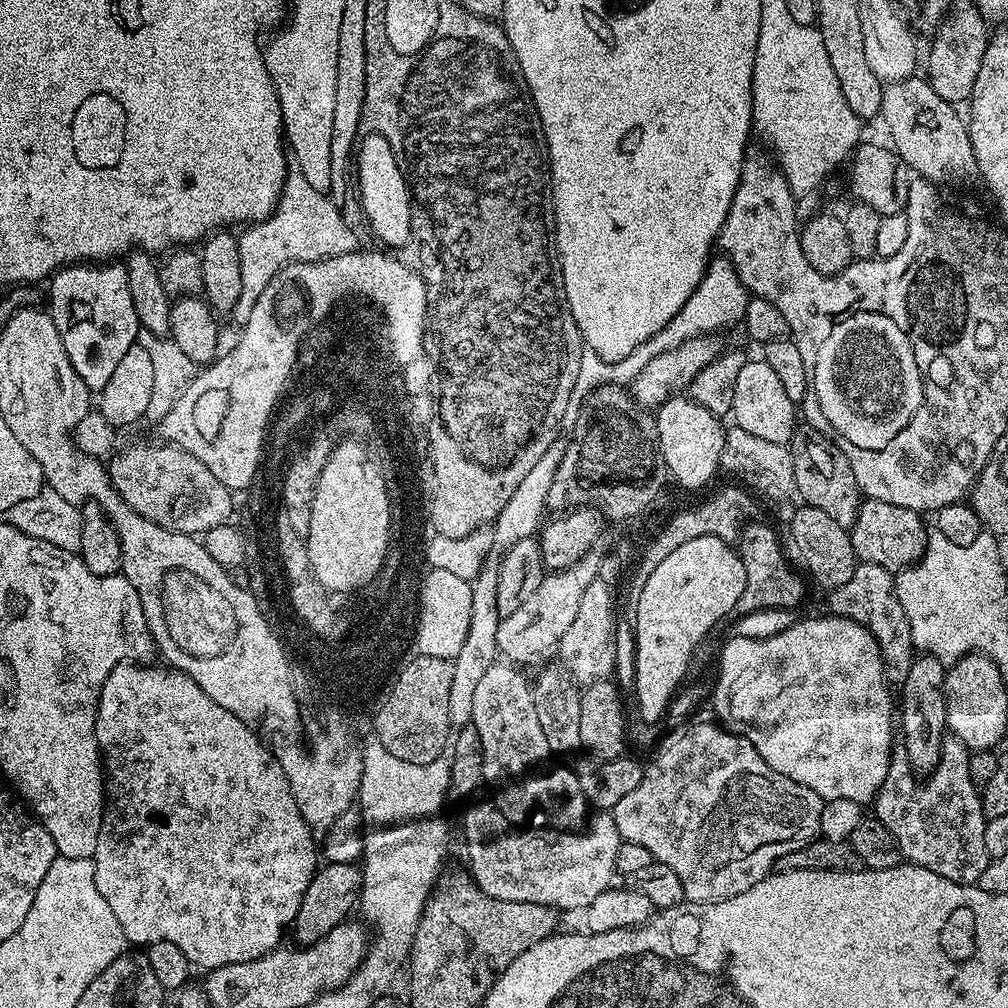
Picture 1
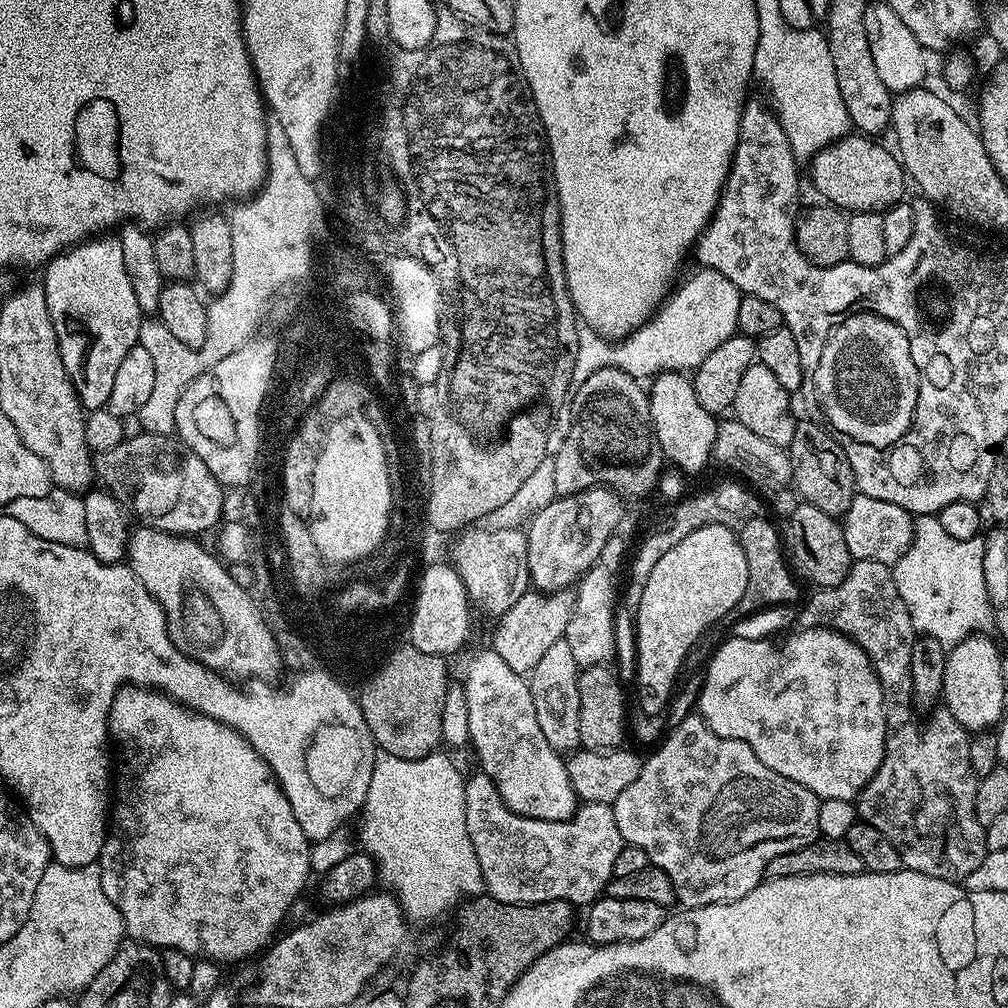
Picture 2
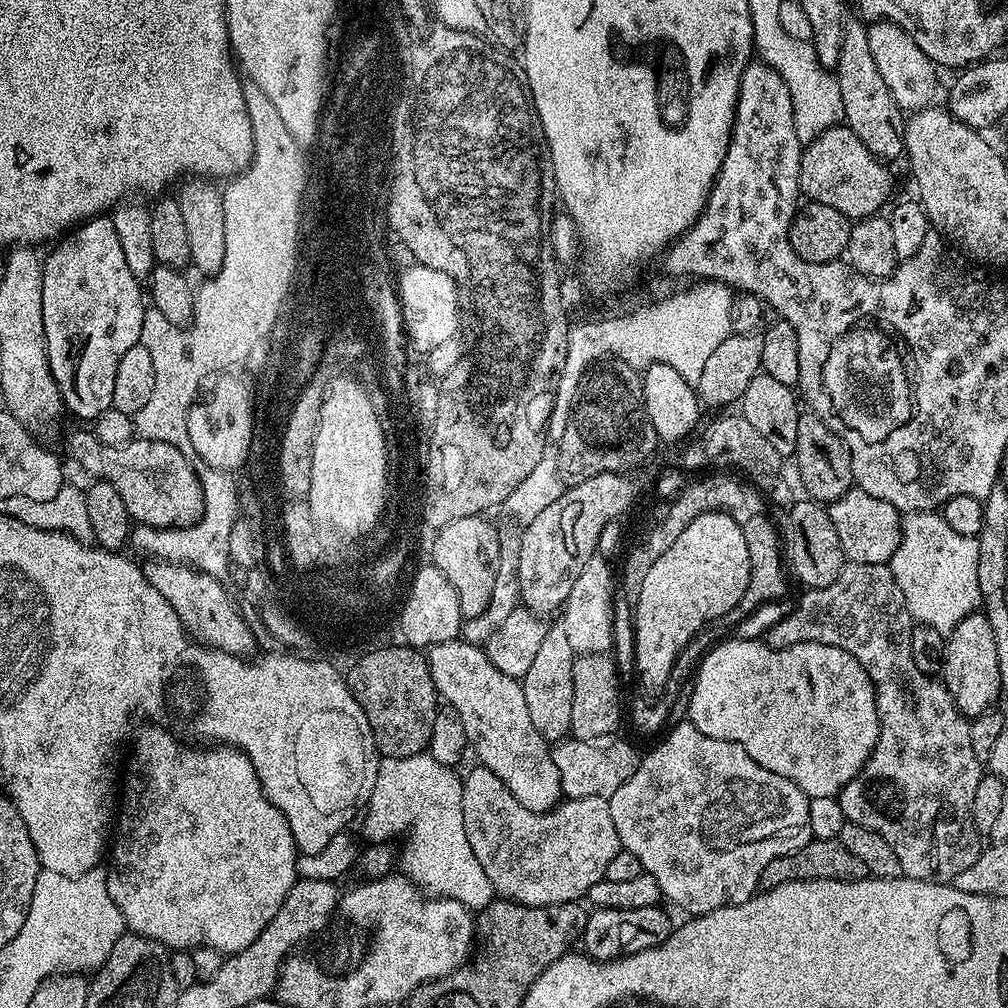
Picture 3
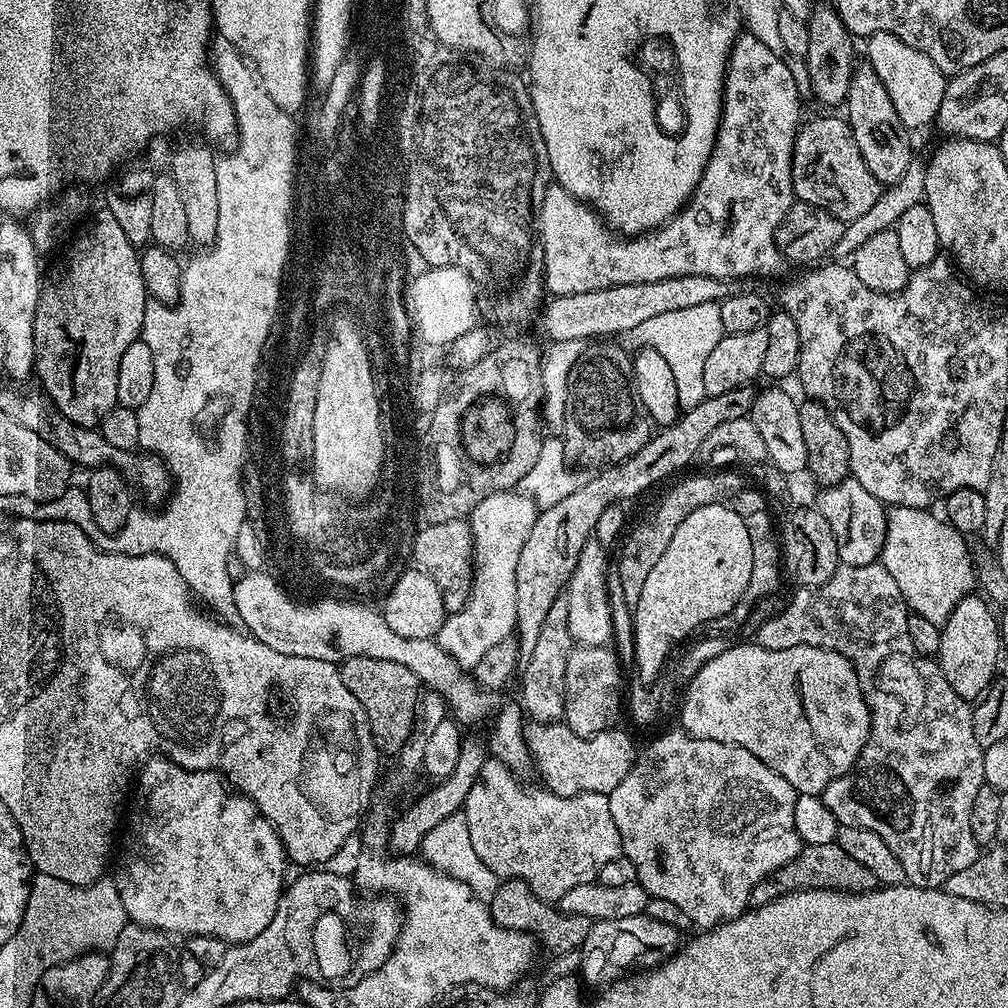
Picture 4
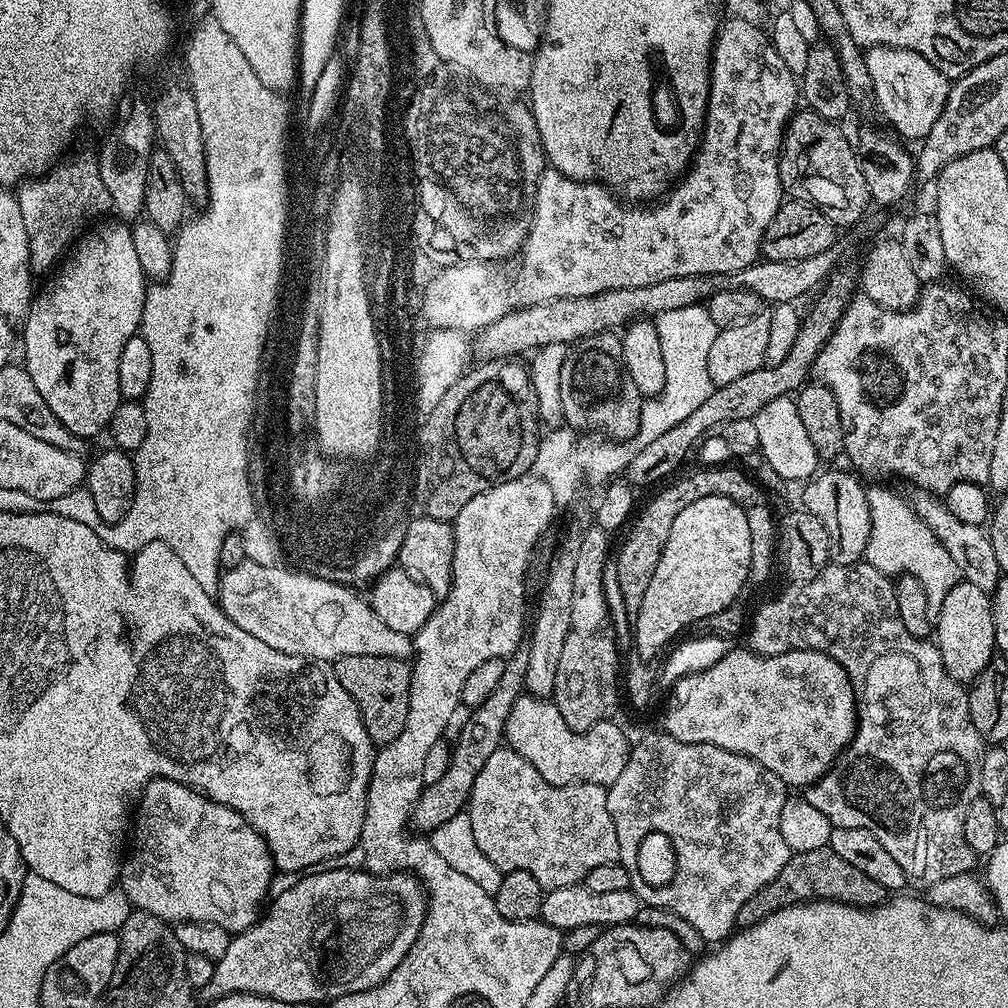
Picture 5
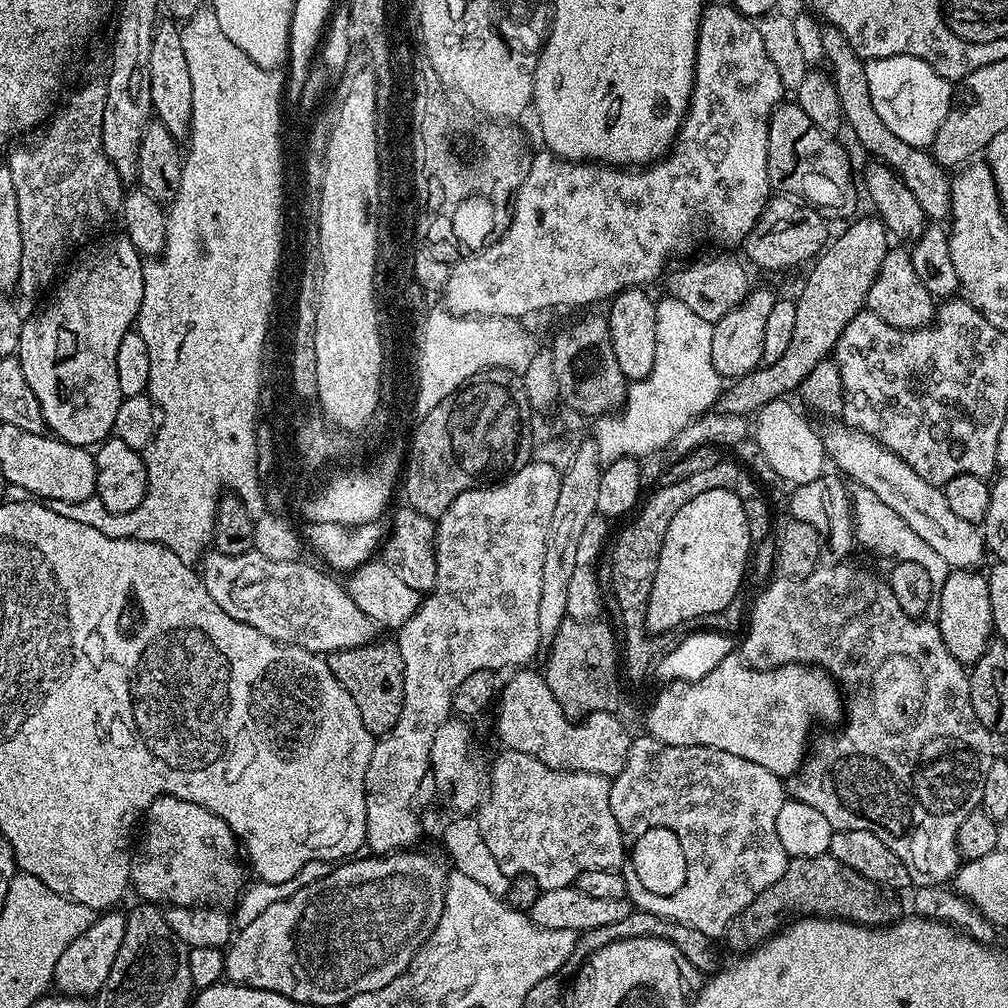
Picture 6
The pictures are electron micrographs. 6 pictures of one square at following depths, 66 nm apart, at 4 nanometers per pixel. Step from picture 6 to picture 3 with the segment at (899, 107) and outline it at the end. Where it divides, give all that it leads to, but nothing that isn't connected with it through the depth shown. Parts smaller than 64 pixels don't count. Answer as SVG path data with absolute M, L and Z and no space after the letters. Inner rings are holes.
M873 20L867 25L870 38L870 55L878 65L878 74L882 74L886 86L890 86L890 94L894 94L894 102L902 110L927 108L936 96L937 65L922 50L918 50L918 42L906 34L894 22L889 20Z

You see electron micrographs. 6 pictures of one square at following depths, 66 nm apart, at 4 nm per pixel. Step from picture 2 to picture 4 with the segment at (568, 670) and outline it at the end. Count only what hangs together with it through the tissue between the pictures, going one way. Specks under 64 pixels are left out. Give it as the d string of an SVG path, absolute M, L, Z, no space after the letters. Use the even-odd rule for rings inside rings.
M561 594L547 611L530 662L518 676L518 681L520 680L519 703L522 705L523 711L537 724L554 724L563 721L564 695L566 694L566 678L564 677L566 658L570 658L573 647L574 641L570 634L566 595Z

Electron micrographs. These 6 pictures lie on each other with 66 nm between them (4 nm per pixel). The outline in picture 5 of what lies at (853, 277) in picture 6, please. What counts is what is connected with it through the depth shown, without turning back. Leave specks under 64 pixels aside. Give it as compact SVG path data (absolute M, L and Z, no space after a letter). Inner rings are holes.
M836 270L828 276L826 283L819 289L818 295L815 297L817 300L813 302L812 309L803 313L798 338L794 341L790 354L786 354L786 358L782 362L769 364L753 370L751 374L746 374L742 378L737 378L734 382L726 382L713 387L710 398L706 398L706 402L702 402L702 406L698 406L698 410L694 410L694 414L690 414L684 421L678 422L678 426L670 426L670 430L666 430L666 434L654 438L654 442L650 442L650 446L638 450L638 454L630 461L626 469L627 479L633 485L639 486L639 484L652 484L655 480L663 481L665 478L671 477L673 475L671 472L691 454L692 447L707 432L715 433L722 424L739 420L755 420L758 410L762 410L762 406L774 402L774 398L782 398L803 388L810 373L816 367L818 354L826 346L830 334L836 332L836 324L842 318L845 303L854 295L853 277L851 280L842 271Z

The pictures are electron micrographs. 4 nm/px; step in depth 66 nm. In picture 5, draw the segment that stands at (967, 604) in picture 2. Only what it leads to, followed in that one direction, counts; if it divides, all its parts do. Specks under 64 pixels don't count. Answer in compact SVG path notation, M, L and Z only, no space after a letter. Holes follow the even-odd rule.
M871 488L867 489L868 505L872 511L872 533L870 542L864 551L864 560L874 566L879 572L885 572L889 578L909 575L918 578L926 590L928 600L933 606L938 606L950 594L950 590L958 583L958 571L950 553L946 550L943 542L935 536L934 531L915 513L911 503L907 499L895 496L888 488Z

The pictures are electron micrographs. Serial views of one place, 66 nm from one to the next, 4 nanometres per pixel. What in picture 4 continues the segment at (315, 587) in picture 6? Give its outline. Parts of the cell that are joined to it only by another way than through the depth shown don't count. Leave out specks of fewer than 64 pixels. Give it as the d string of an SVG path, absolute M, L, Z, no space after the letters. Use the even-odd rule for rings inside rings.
M254 571L233 583L230 604L236 607L247 635L270 646L270 650L298 658L333 662L359 656L398 662L398 666L414 670L425 689L443 696L445 705L457 721L472 724L491 714L493 693L478 686L471 675L463 676L464 672L456 659L446 654L435 639L402 638L402 634L394 634L394 630L386 626L383 611L376 609L375 612L368 604L355 604L352 600L312 600L309 604L303 604L288 596L287 590L274 577L267 576L267 571Z

